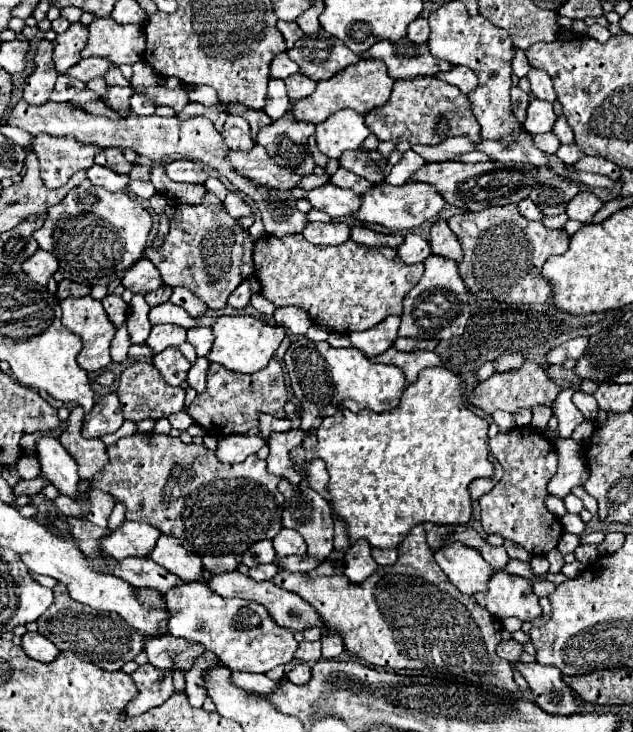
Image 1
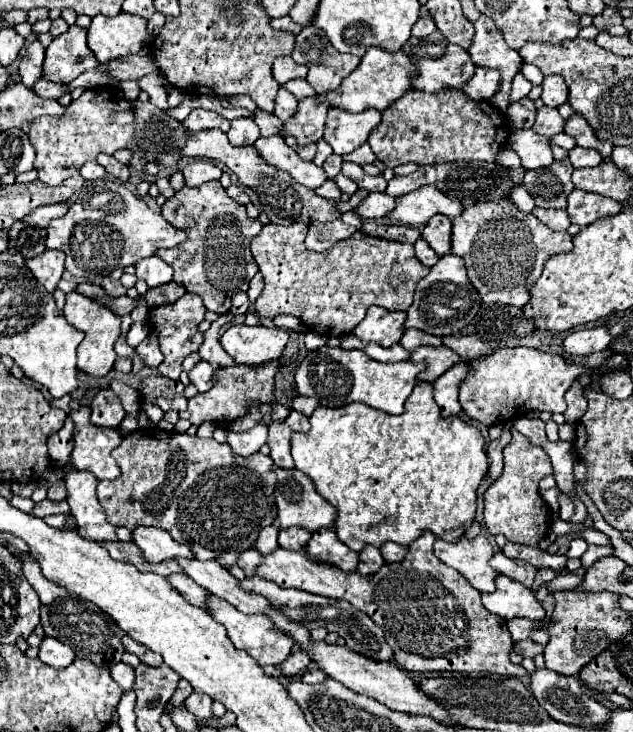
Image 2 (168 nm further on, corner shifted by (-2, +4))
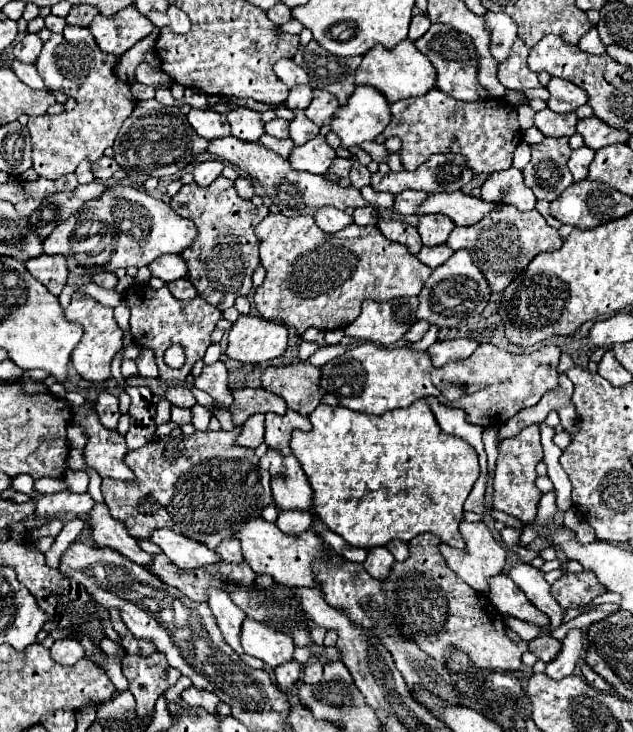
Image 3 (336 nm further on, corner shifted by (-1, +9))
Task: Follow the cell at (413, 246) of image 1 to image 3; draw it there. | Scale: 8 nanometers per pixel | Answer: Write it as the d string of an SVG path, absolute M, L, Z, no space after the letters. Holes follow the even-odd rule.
M436 245L436 247L422 247L422 251L418 253L418 259L428 265L428 267L438 267L442 263L446 263L452 257L452 249L448 245Z

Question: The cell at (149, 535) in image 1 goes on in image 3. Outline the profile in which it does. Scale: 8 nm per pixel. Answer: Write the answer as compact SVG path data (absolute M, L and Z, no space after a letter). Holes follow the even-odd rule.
M158 529L154 531L154 535L150 537L150 541L154 541L156 545L162 547L164 555L168 555L172 559L174 565L178 565L180 569L196 569L196 567L206 567L214 561L218 561L216 551L208 549L204 543L188 539L184 535L178 535L170 529Z

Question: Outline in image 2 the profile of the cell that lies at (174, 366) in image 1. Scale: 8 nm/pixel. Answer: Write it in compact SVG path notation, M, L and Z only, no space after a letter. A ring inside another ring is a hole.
M189 292L185 296L181 296L175 304L163 304L161 308L153 308L149 312L149 326L151 326L151 330L159 332L159 346L165 356L165 360L157 366L159 374L163 374L171 380L179 380L179 374L183 372L185 356L191 352L197 352L197 348L203 342L203 334L197 328L197 324L201 320L205 320L205 306L199 300L199 296L193 296Z

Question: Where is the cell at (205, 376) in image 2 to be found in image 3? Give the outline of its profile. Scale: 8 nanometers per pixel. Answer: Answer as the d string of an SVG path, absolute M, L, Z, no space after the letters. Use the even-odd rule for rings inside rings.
M222 361L214 363L214 365L206 365L202 369L202 375L194 379L194 385L206 393L210 393L218 407L222 409L228 409L230 403L232 403L232 395L230 395L230 389L228 389L228 383L226 383L226 377L228 377L228 371L224 367Z

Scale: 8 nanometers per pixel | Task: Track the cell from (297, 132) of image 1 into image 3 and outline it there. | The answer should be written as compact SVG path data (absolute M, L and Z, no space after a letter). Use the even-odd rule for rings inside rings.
M316 89L312 103L304 113L306 113L306 117L310 121L314 121L314 123L318 123L322 127L322 125L330 125L330 121L334 119L338 107L340 107L340 103L334 99L334 95Z

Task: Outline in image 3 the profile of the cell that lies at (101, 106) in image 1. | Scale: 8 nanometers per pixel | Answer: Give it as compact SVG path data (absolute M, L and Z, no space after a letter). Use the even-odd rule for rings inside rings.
M66 27L62 33L52 35L44 43L42 53L34 65L40 73L40 77L44 79L44 85L50 91L62 91L76 101L76 107L72 111L63 111L53 116L45 114L32 117L27 124L30 129L30 139L32 139L34 171L46 179L58 179L62 175L74 173L74 169L78 167L80 161L90 161L90 163L98 161L104 155L104 149L112 147L122 123L134 111L136 99L130 93L130 83L118 79L118 75L114 73L114 69L118 65L118 57L102 53L100 47L96 45L96 39L92 37L92 33L86 27Z

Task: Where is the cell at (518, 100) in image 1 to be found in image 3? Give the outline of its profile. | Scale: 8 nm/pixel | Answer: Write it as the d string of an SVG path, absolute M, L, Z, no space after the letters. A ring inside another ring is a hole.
M526 103L518 105L518 119L520 119L520 127L526 131L528 127L534 125L534 111Z

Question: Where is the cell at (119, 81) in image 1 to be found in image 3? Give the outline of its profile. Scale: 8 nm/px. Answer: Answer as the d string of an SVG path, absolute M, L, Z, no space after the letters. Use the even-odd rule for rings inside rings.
M132 83L132 95L138 101L154 99L154 87L148 87L148 85L142 85L142 83Z

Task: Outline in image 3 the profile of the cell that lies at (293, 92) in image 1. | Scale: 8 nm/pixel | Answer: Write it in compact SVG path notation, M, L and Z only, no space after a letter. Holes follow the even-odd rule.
M294 87L294 89L290 89L284 105L292 111L296 111L296 109L304 111L310 105L310 101L312 101L312 87Z

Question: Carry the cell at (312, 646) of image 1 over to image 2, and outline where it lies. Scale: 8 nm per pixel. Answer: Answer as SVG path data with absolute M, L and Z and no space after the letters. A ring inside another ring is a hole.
M297 650L297 652L289 654L289 658L281 664L281 670L285 676L297 676L307 668L309 662L311 662L311 656L303 650Z

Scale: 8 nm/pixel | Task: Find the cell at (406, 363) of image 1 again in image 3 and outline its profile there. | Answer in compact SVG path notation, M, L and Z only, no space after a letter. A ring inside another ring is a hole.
M452 339L452 341L436 341L428 353L432 357L434 367L444 367L446 363L452 361L462 361L468 359L480 343L474 339Z

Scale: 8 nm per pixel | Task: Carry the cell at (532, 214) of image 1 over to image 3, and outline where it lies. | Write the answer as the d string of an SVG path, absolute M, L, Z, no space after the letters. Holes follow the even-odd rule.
M516 167L492 173L482 185L482 199L488 203L514 205L520 211L530 211L536 205L536 195L524 185L522 171Z

